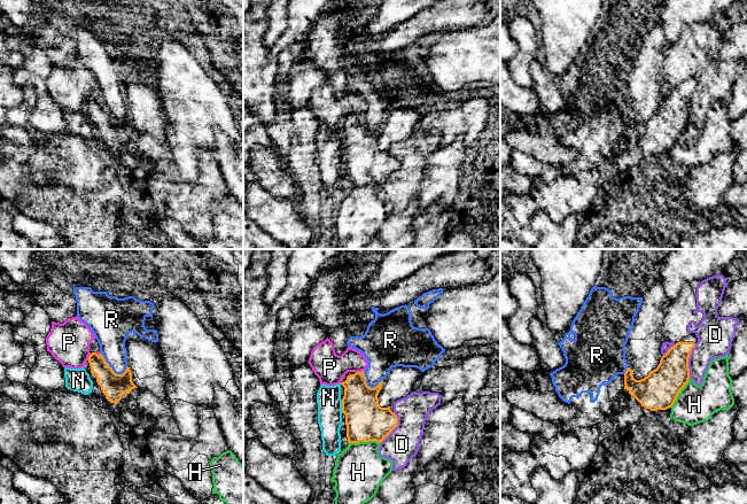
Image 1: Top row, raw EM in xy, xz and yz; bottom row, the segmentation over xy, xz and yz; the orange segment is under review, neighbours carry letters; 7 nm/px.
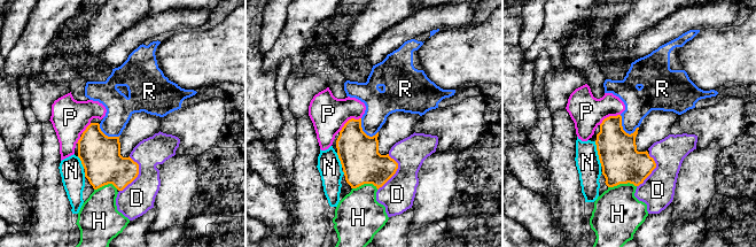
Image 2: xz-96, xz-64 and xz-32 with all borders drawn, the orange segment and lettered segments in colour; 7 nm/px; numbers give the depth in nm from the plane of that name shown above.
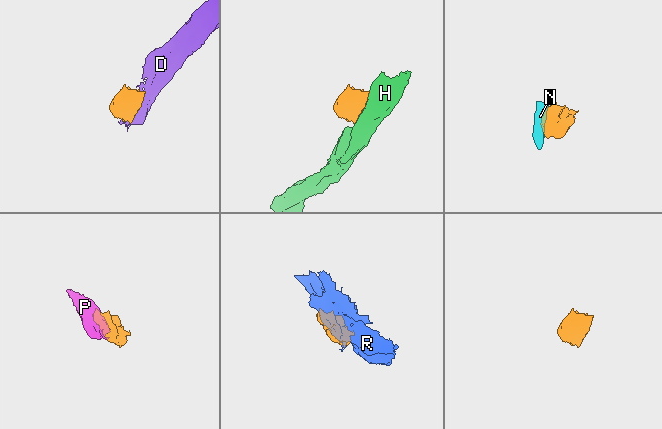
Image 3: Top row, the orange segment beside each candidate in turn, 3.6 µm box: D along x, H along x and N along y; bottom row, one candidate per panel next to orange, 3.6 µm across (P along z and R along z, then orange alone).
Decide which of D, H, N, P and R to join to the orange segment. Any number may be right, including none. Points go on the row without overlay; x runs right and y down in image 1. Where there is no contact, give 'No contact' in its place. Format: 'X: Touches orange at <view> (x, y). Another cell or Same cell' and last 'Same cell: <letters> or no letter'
D: Touches orange at yz (687, 103). Another cell
H: Touches orange at xz (364, 184). Another cell
N: Touches orange at xz (342, 149). Another cell
P: Touches orange at xz (359, 115). Another cell
R: Touches orange at xy (110, 110). Another cell
Same cell: no letter

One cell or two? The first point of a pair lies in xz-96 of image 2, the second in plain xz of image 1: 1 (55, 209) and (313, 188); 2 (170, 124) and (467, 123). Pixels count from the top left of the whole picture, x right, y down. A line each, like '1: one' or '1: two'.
1: one
2: one

